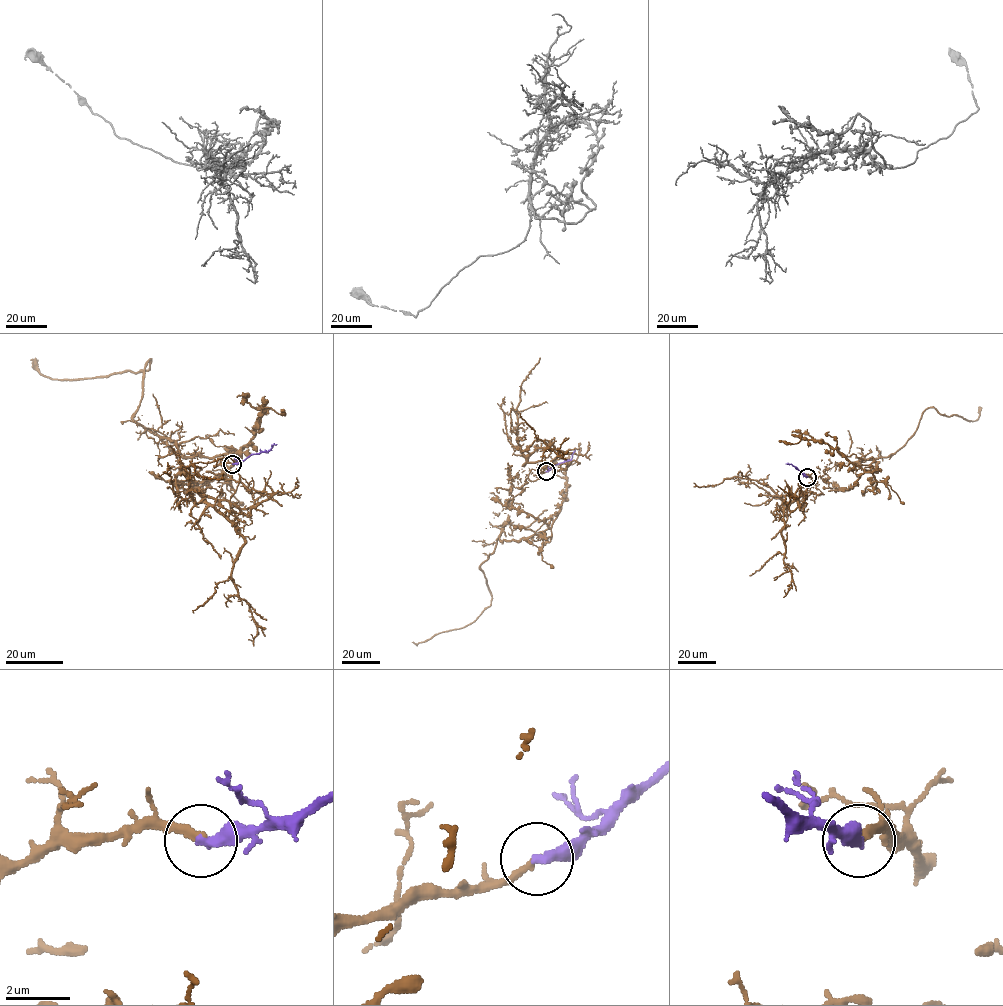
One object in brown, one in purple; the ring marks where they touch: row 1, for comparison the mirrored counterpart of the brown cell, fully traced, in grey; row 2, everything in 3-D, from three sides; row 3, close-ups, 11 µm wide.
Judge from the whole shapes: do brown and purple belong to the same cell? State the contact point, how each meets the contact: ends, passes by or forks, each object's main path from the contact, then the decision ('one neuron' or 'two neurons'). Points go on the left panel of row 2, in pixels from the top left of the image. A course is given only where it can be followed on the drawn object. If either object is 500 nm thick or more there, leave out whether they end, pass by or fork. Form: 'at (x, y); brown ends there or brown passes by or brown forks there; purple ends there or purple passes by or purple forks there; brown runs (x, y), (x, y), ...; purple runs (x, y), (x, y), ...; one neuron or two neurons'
at (232, 464); brown ends there; purple ends there; brown runs (232, 463), (174, 481), (211, 481), (239, 456), (182, 457), (133, 419), (151, 360), (52, 379), (30, 359); purple runs (232, 464), (268, 450), (276, 444); one neuron

